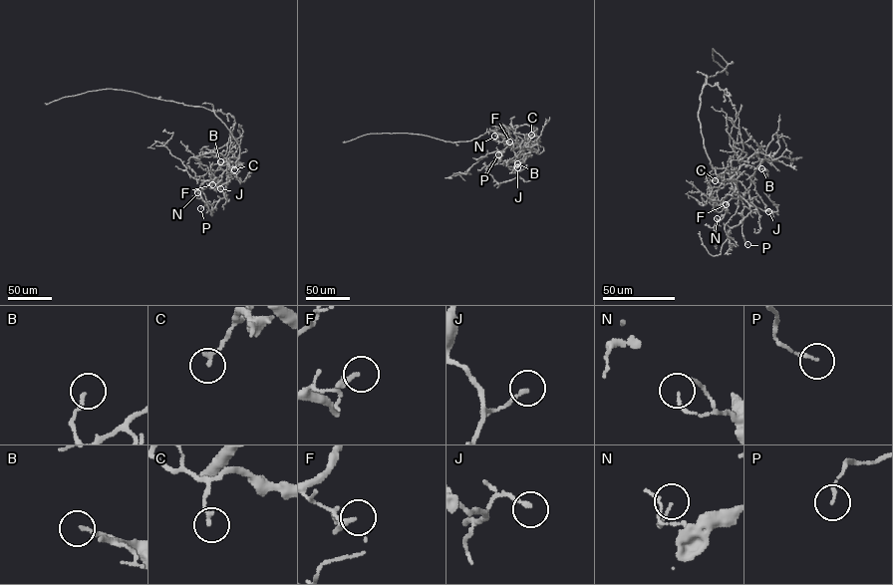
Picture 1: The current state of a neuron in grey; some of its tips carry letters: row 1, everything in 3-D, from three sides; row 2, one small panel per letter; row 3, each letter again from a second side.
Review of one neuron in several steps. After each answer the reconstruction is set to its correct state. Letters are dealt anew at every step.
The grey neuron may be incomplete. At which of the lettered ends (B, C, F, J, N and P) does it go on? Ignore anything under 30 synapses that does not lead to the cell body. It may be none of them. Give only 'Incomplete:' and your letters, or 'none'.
Incomplete: none

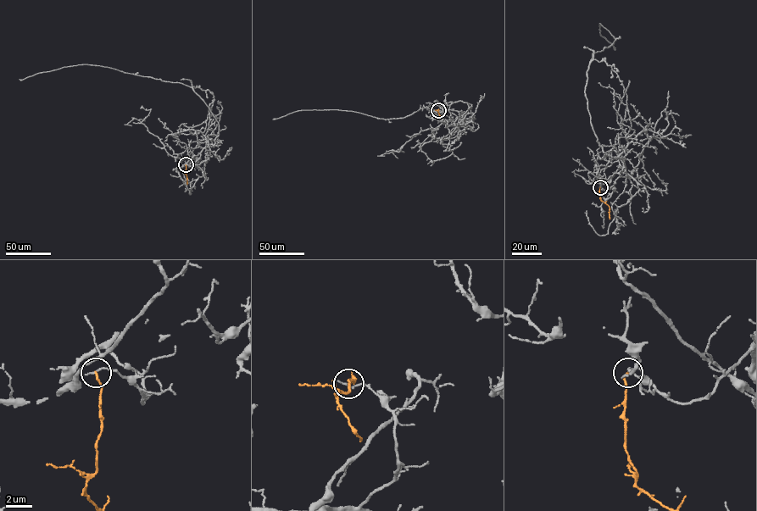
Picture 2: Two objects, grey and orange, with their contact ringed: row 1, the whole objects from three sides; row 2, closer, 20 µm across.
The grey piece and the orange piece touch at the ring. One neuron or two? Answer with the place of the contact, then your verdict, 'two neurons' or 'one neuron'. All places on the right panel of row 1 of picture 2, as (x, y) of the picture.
at (600, 187); two neurons

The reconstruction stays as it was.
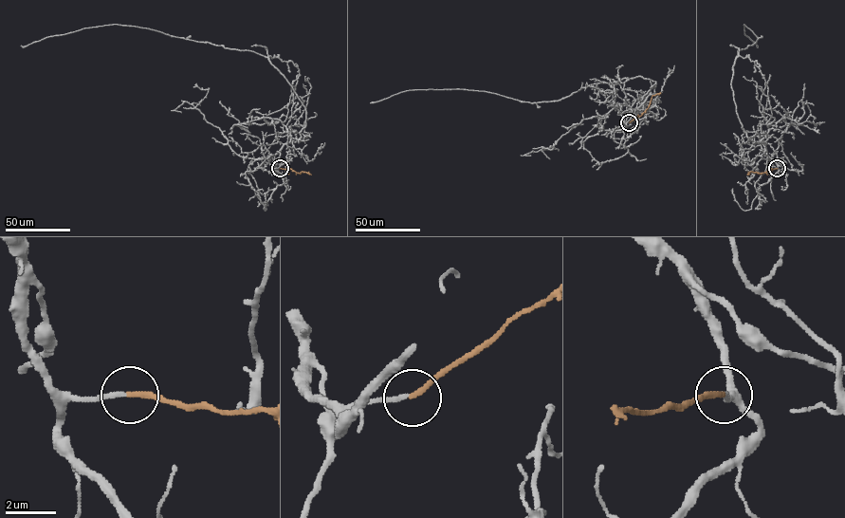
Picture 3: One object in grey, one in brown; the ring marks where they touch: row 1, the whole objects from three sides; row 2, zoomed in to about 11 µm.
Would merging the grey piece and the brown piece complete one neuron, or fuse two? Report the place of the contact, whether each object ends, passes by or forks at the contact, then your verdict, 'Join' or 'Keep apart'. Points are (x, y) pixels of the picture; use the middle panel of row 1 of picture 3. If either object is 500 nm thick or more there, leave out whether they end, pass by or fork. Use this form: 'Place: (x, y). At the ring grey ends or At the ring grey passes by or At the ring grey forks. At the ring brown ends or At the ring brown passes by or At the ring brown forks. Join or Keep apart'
Place: (629, 122). At the ring grey ends. At the ring brown ends. Join

